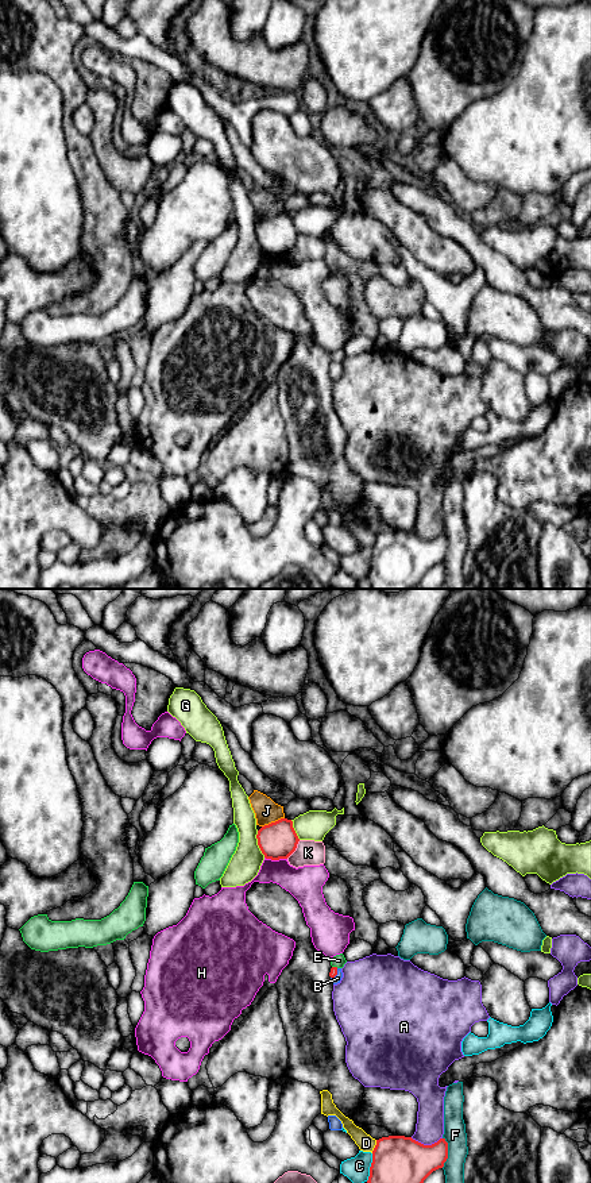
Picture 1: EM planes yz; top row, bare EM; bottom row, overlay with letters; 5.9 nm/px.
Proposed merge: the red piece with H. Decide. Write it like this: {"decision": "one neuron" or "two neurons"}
{"decision": "two neurons"}

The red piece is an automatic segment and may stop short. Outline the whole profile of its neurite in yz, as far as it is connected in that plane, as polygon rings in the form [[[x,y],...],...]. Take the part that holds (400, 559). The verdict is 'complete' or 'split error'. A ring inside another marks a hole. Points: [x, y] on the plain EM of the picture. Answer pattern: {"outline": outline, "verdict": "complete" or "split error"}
{"outline": [[[405,531],[382,532],[372,546],[367,575],[371,589],[414,589],[447,554],[445,533],[424,540]]], "verdict": "complete"}

